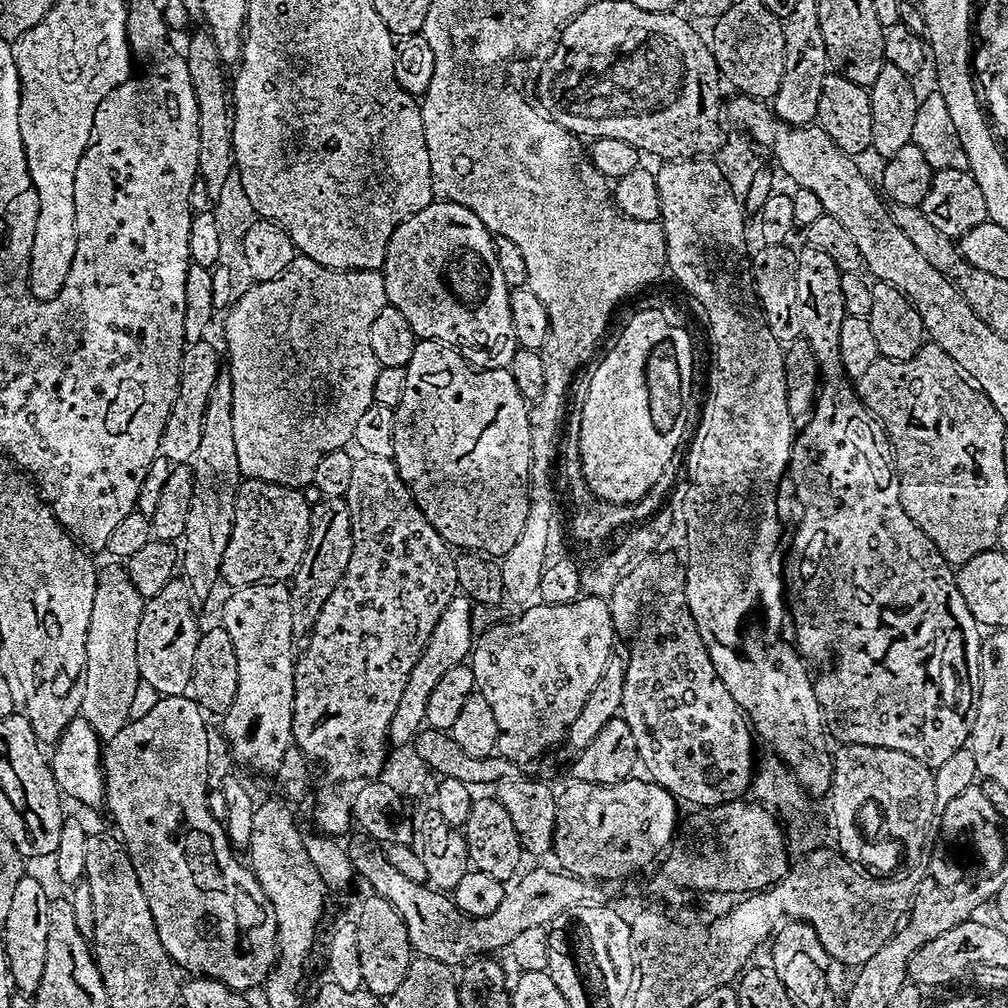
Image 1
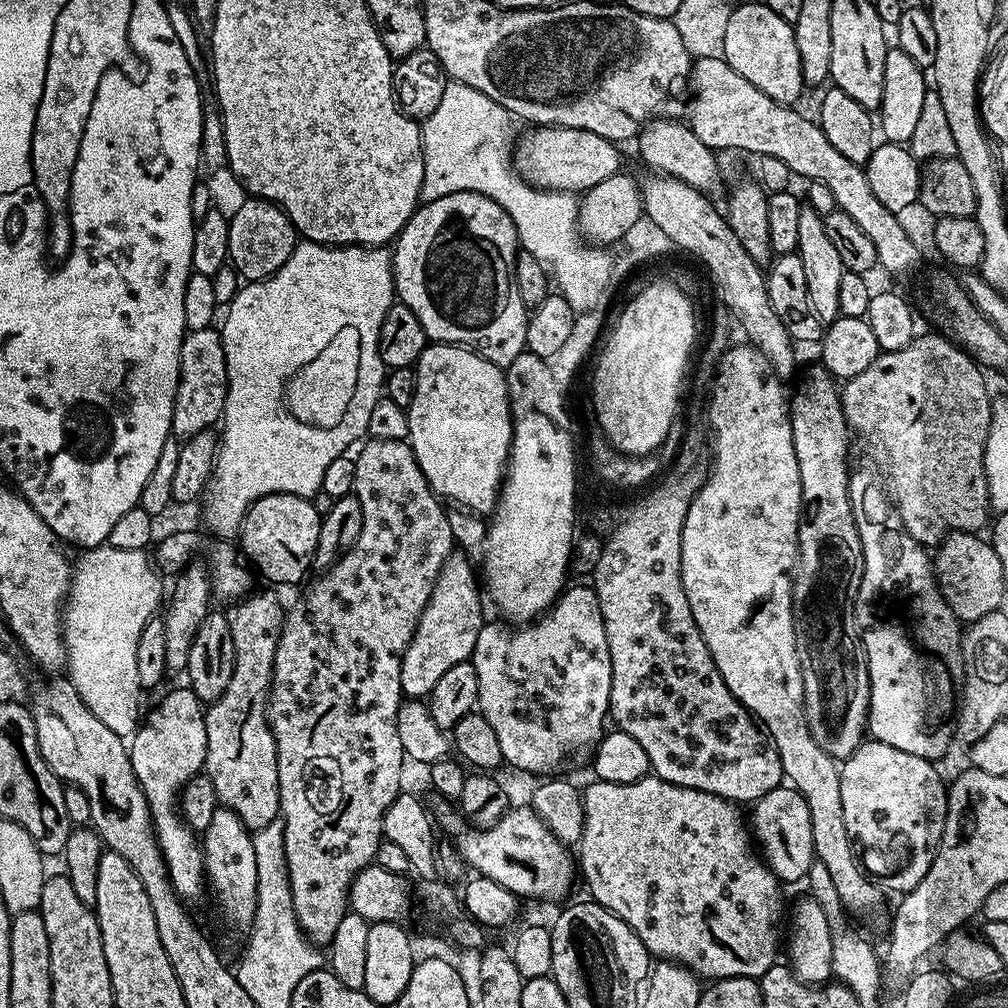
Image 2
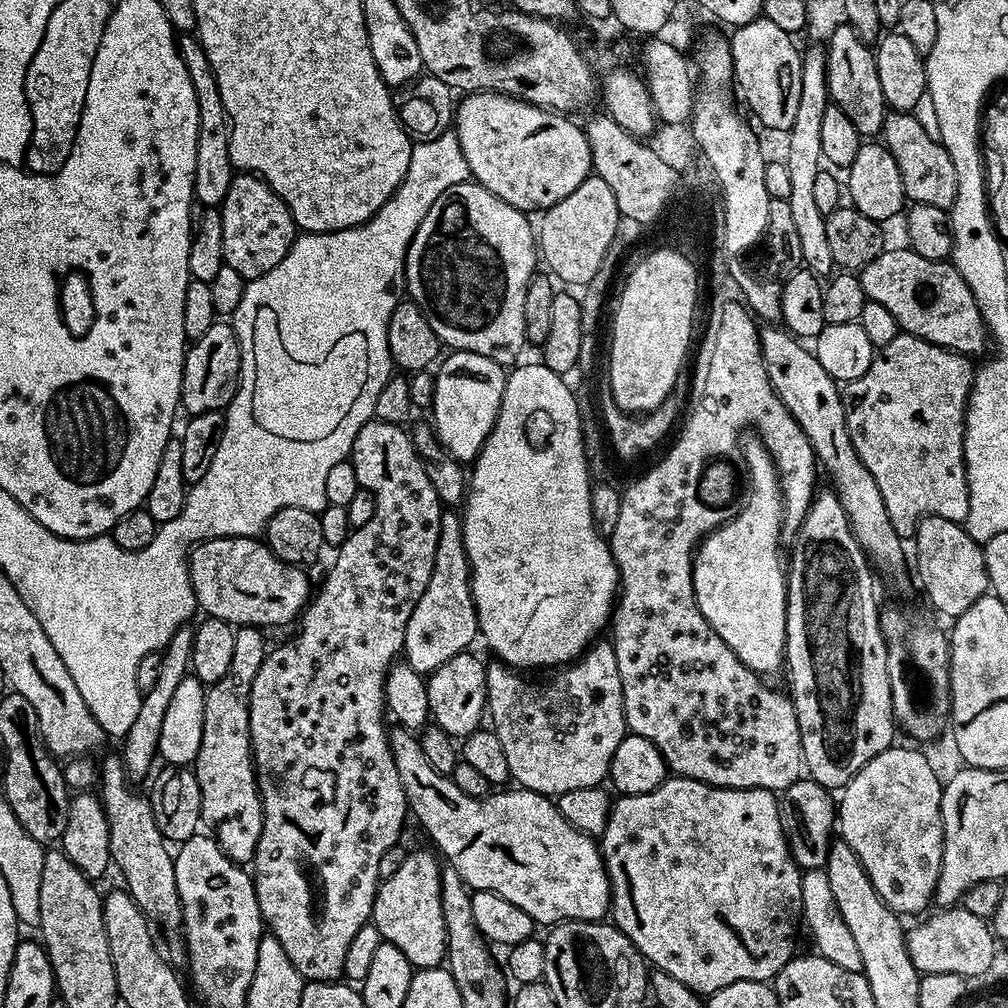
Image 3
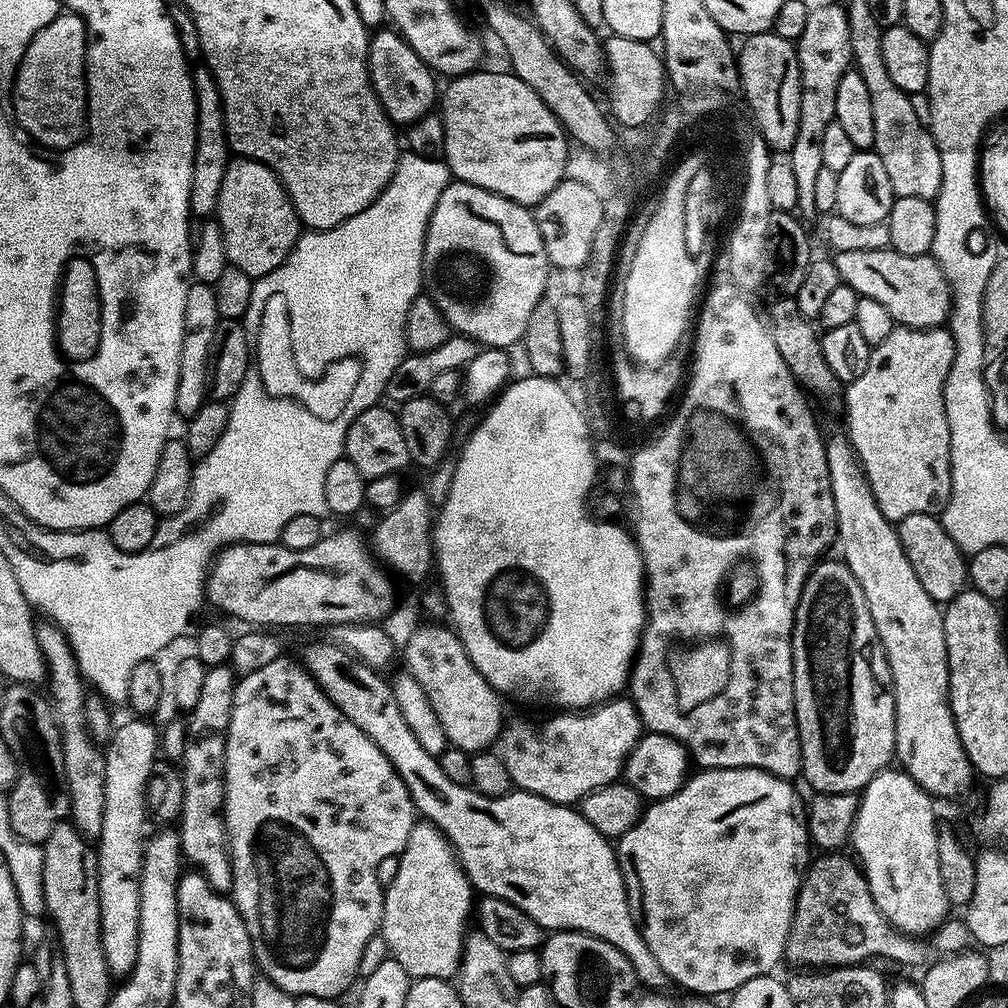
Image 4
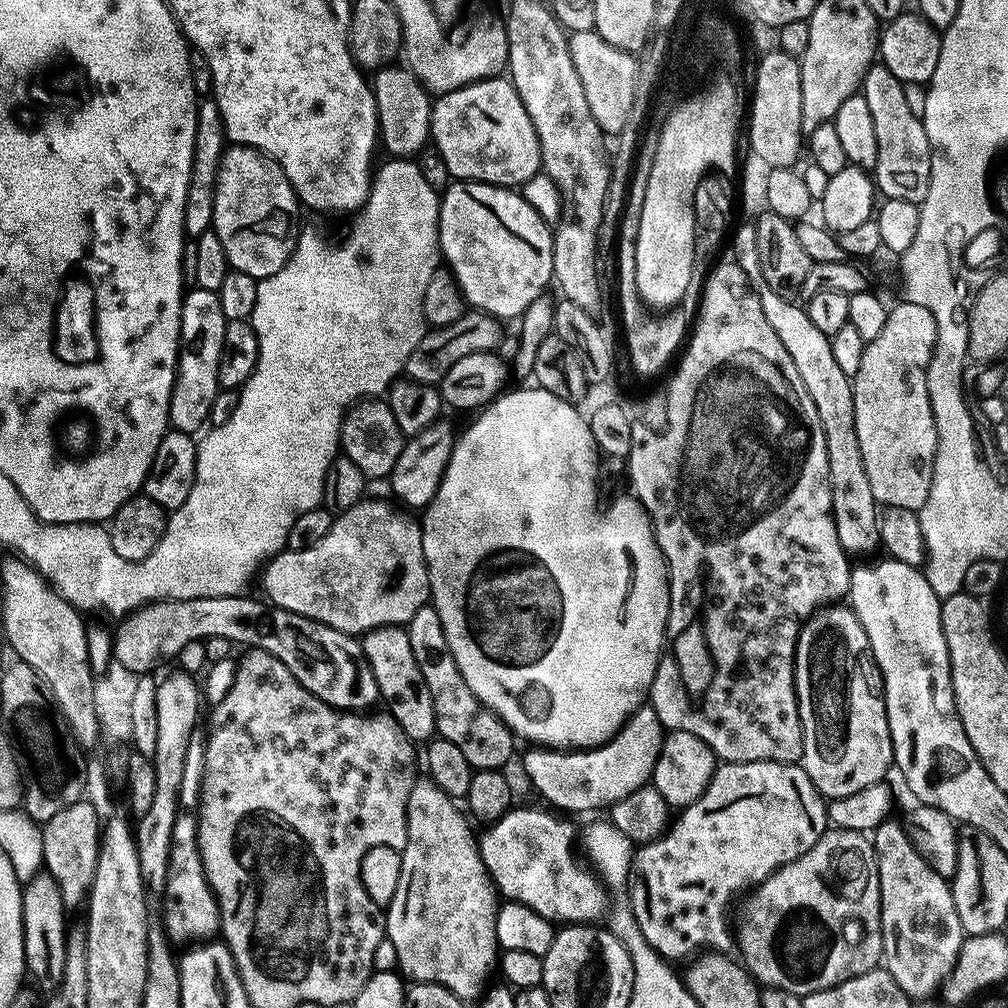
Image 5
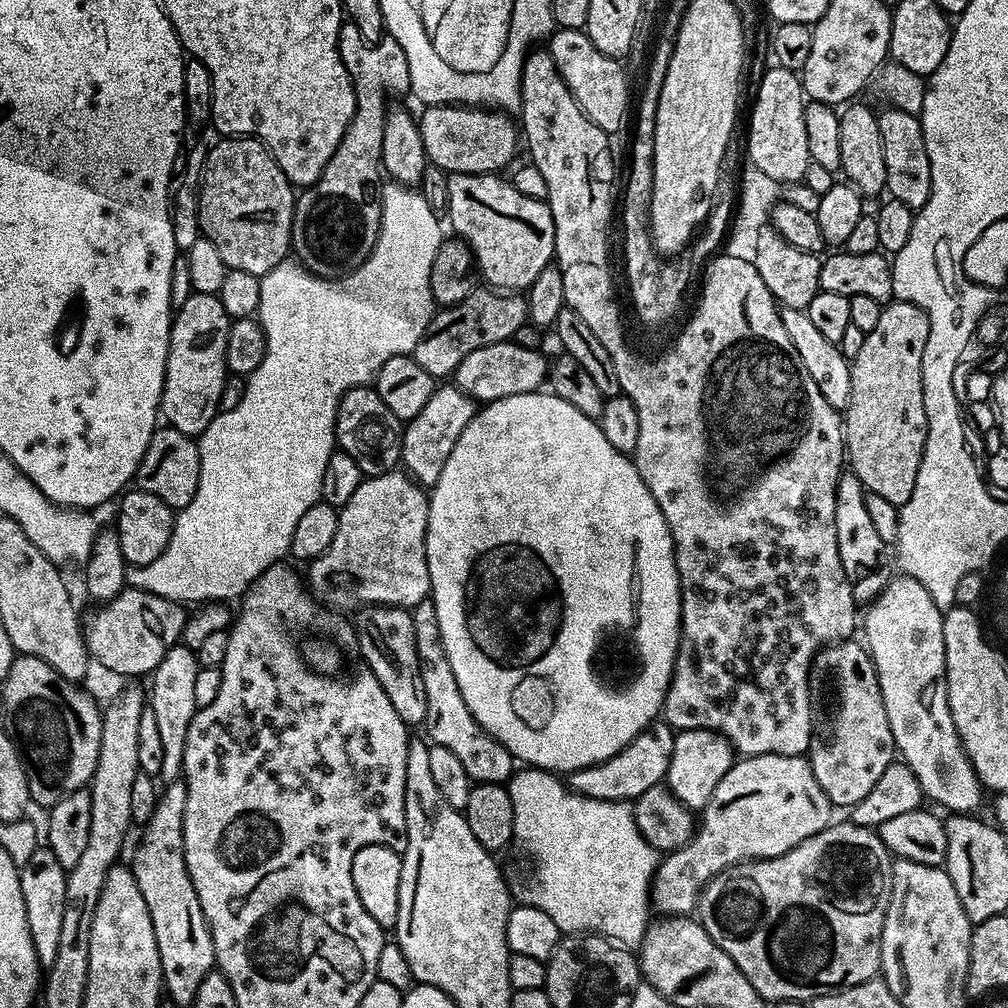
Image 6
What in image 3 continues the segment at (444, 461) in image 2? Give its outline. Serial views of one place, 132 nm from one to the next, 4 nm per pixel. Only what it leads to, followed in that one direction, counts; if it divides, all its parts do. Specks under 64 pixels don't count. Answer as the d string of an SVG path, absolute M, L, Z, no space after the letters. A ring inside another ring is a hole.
M452 350L439 361L434 375L436 385L434 402L430 409L430 423L436 429L440 445L455 460L475 461L486 438L492 433L492 427L500 413L505 369L482 354Z

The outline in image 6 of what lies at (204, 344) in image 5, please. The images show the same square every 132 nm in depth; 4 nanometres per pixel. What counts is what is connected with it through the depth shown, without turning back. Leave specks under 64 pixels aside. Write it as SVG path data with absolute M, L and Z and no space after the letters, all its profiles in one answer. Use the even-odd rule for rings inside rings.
M195 293L175 309L172 333L168 339L168 365L164 367L164 394L160 412L171 427L199 438L218 415L220 395L229 375L226 342L230 318L219 295Z

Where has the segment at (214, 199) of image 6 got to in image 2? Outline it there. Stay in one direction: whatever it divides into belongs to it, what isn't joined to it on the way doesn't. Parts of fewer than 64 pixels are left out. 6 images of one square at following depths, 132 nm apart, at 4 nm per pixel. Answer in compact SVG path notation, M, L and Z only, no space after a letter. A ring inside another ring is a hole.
M248 198L241 210L229 219L228 229L228 258L231 267L248 282L273 276L284 265L286 258L290 258L298 243L296 227L284 211L277 204L259 198Z

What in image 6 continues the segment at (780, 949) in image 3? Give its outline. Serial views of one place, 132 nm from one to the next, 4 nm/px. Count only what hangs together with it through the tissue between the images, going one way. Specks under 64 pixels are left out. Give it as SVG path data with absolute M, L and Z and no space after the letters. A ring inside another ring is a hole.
M762 754L761 756L745 756L737 759L732 769L718 782L714 794L710 794L710 802L698 816L698 827L691 842L684 848L669 852L656 865L656 873L652 876L650 904L657 913L666 916L687 916L697 911L700 894L706 885L719 872L743 864L745 860L769 860L790 851L798 842L810 838L829 827L828 815L834 812L833 805L828 802L828 795L818 786L818 778L814 778L812 763L804 756L783 756L782 754Z

